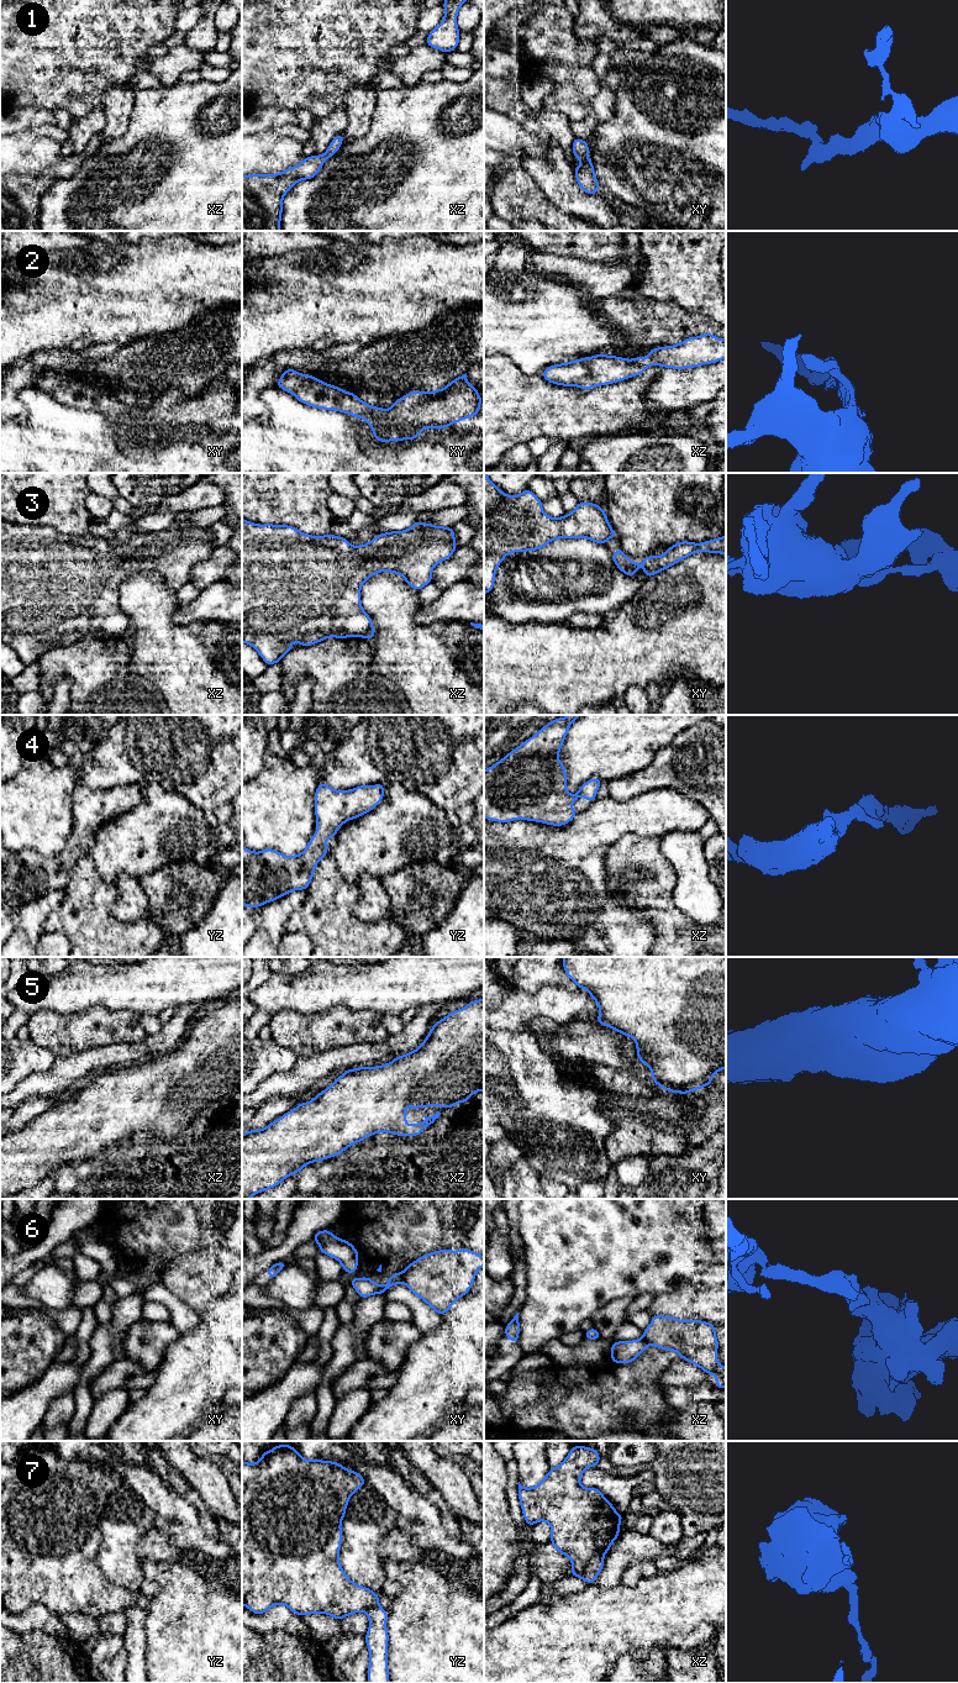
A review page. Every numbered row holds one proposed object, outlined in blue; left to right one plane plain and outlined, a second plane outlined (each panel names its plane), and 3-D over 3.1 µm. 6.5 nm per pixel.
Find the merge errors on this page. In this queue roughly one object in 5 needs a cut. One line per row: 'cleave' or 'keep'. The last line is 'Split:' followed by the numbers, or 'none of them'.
1: keep
2: keep
3: cleave
4: keep
5: keep
6: cleave
7: cleave
Split: 3, 6, 7

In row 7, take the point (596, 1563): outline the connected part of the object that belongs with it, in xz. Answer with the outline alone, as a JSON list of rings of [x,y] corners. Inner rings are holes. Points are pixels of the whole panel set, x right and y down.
[[[602,1556],[594,1557],[589,1562],[589,1566],[585,1568],[580,1578],[585,1581],[588,1584],[591,1584],[601,1572],[602,1567],[604,1557]]]

